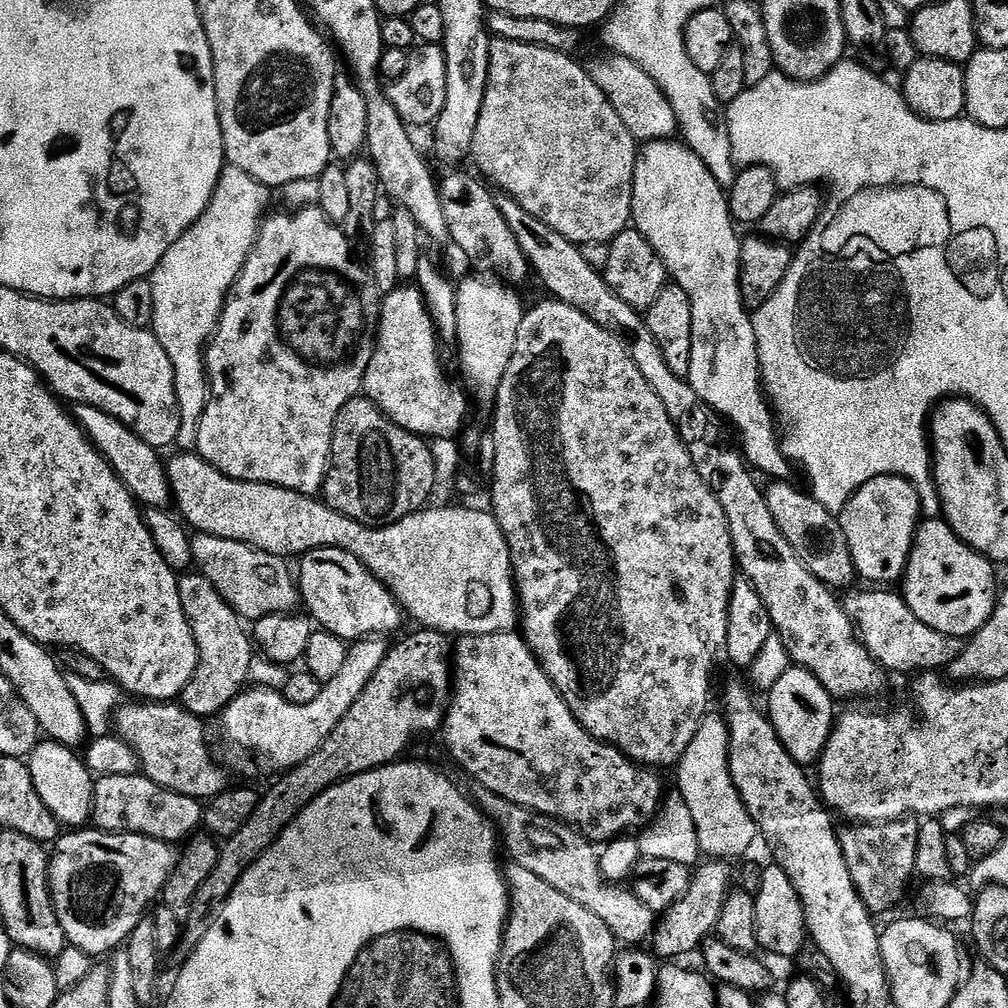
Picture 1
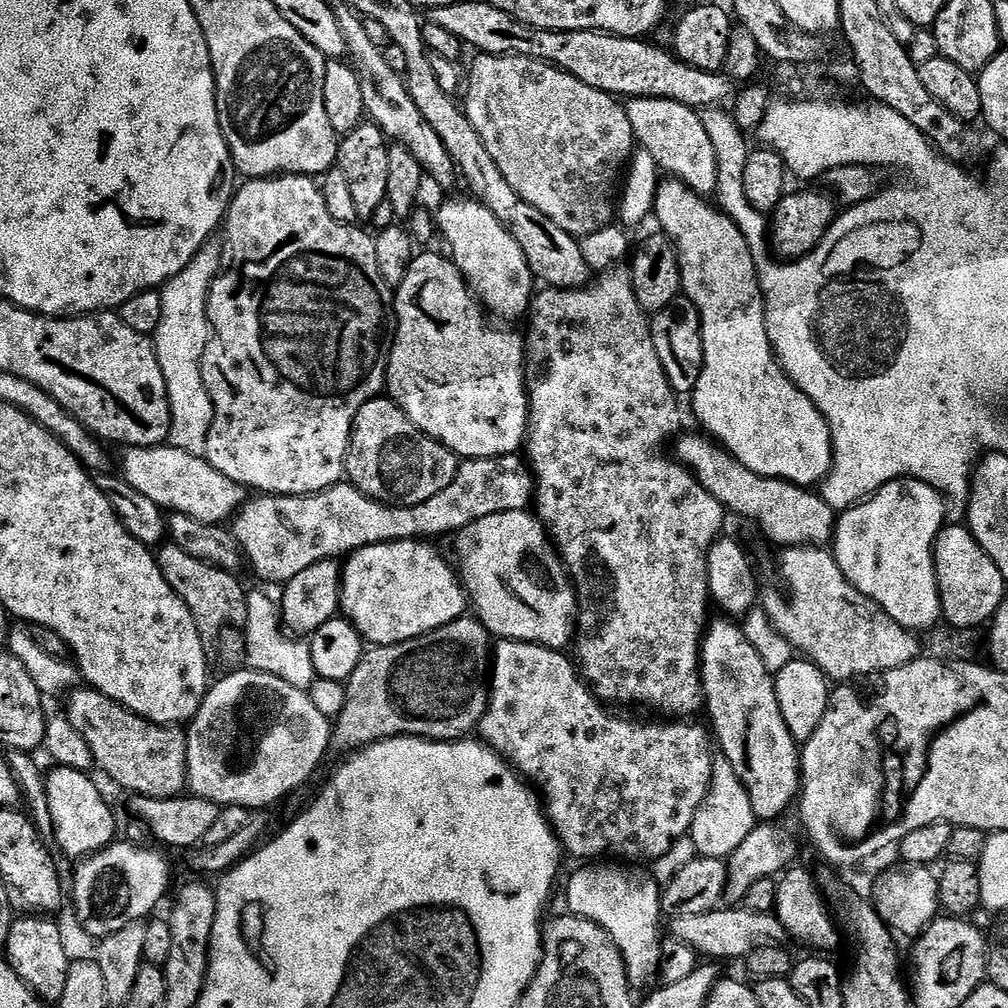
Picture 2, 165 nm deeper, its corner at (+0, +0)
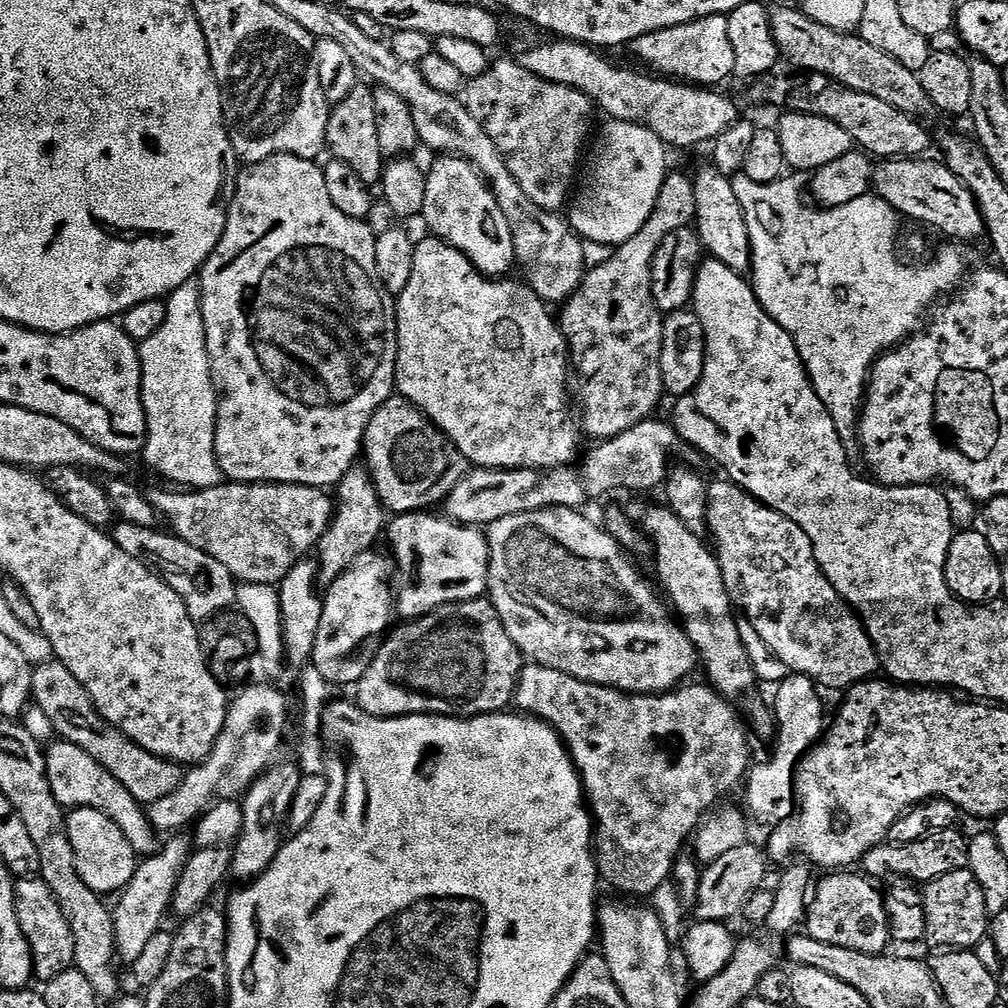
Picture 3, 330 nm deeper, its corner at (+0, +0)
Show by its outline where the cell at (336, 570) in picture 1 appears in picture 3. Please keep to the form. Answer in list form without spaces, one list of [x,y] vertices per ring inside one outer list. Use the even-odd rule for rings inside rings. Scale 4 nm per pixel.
[[[428,510],[419,512],[406,512],[395,517],[396,520],[387,525],[386,540],[392,543],[391,559],[394,561],[394,608],[397,613],[404,615],[405,621],[416,620],[420,616],[430,614],[436,608],[441,608],[447,604],[456,604],[457,602],[466,602],[467,600],[481,599],[488,590],[488,538],[479,527],[469,526],[467,524],[456,524],[453,520],[445,518],[443,515],[431,516],[433,513]]]

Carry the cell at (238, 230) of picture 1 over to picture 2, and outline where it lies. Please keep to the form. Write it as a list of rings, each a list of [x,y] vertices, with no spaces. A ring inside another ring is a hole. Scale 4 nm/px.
[[[216,242],[203,244],[189,264],[163,285],[162,322],[154,333],[154,343],[162,374],[166,378],[166,390],[170,402],[172,425],[168,431],[171,447],[186,450],[195,456],[203,456],[206,438],[214,418],[212,399],[202,382],[202,358],[208,349],[210,325],[208,322],[208,292],[222,271],[220,259],[226,252]]]

